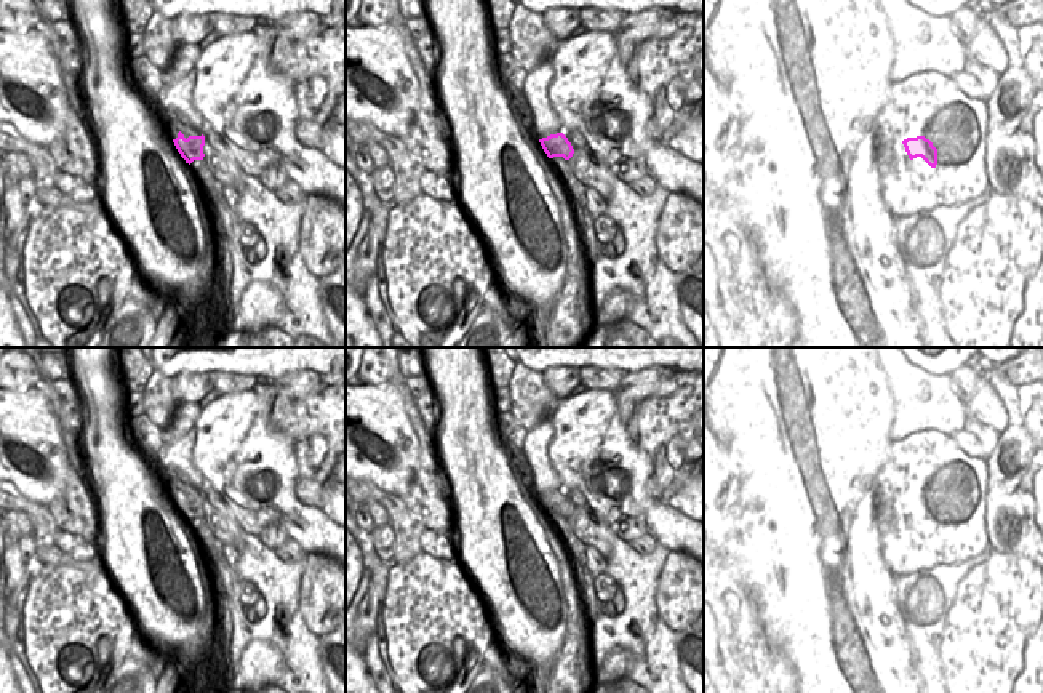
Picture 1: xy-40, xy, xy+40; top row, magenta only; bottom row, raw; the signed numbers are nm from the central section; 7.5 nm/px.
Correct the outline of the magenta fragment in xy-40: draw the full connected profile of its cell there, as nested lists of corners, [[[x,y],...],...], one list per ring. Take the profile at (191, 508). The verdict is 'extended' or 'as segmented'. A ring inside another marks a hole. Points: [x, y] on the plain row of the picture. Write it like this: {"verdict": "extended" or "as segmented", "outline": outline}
{"verdict": "extended", "outline": [[[168,480],[168,491],[171,493],[171,498],[181,512],[181,515],[186,519],[186,522],[192,522],[194,519],[203,519],[203,504],[205,504],[205,495],[189,495],[187,498],[184,493],[174,485],[173,480]]]}

